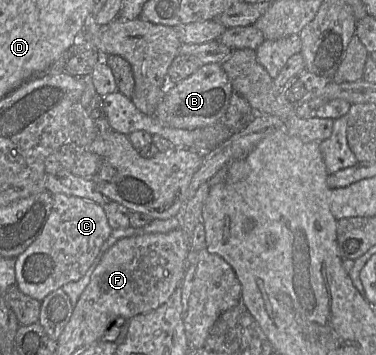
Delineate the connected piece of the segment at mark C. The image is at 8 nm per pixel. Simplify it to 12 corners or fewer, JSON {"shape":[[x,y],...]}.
{"shape":[[55,193],[16,284],[42,300],[79,280],[112,228],[103,206]]}

